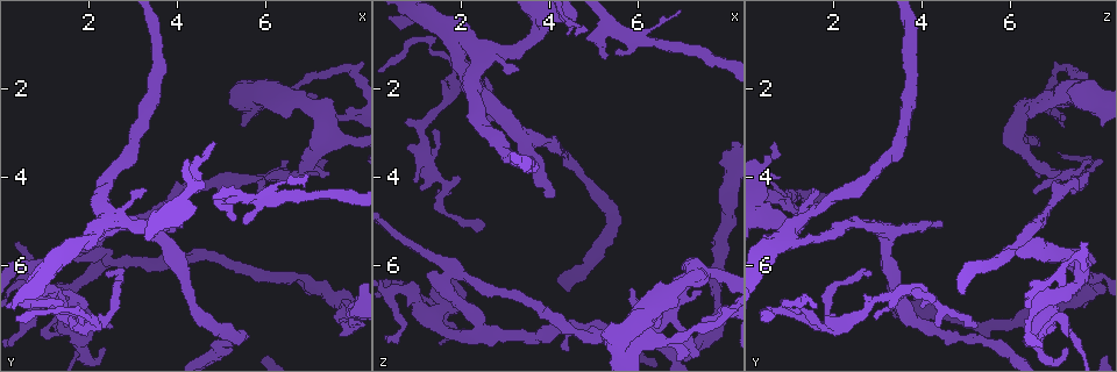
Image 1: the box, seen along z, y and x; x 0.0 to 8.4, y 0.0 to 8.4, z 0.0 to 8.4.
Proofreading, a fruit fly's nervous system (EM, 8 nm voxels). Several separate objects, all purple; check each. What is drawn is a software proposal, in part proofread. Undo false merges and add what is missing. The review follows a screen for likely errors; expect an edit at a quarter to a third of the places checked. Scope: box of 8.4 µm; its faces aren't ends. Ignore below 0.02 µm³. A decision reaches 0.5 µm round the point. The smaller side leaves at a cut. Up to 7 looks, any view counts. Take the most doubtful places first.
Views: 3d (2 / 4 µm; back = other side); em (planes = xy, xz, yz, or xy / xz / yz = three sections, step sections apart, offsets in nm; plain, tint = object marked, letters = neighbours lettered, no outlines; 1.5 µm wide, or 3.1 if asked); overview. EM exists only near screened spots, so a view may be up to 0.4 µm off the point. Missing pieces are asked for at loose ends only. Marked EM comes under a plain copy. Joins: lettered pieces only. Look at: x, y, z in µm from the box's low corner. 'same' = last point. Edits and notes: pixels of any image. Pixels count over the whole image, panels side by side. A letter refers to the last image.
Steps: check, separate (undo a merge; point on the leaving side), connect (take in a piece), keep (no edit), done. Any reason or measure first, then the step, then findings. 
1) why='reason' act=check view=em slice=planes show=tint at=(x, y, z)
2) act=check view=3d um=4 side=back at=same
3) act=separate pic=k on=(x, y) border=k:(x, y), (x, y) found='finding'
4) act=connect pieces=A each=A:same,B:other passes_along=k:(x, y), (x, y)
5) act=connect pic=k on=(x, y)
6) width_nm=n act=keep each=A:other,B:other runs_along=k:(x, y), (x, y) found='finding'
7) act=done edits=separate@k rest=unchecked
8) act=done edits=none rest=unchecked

why='an open end' act=check view=em slice=planes show=tint at=(4.10, 5.05, 4.45)

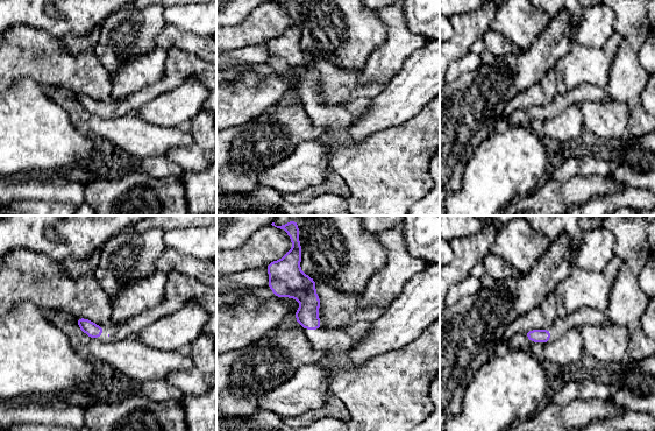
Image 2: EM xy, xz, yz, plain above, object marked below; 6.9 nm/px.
act=check view=em slice=planes show=letters at=same

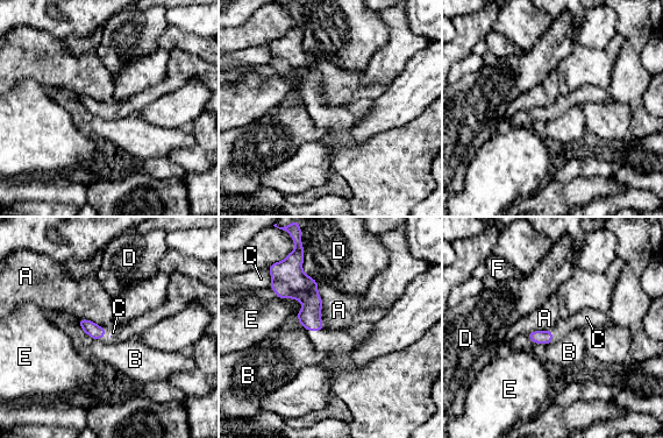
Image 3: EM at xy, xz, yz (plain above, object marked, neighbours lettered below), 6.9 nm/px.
longest_contact=A:300nm act=connect pieces=C each=A:other,B:other,C:same,D:other,E:other,F:other found='it goes on there'

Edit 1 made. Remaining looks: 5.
why='branch stops here' act=check view=3d um=2 at=(1.45, 7.20, 2.90)

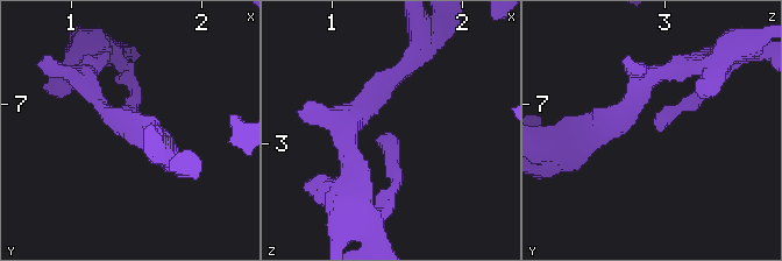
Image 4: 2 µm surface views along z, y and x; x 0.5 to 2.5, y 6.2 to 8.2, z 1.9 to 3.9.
act=check view=em slice=planes show=letters at=(1.42, 7.24, 2.94)

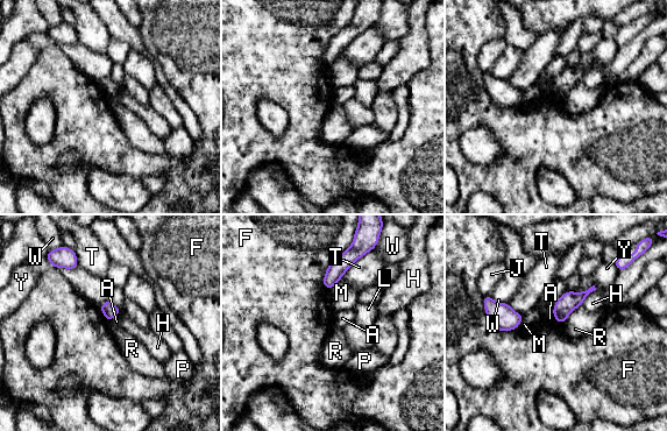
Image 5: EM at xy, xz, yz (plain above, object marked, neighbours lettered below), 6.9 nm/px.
act=keep each=A:other,F:other,H:other,J:other,L:other,M:other,P:other,R:other,T:other,W:other,Y:other border=5:(482, 298), (497, 330), (515, 330) found='none of them fits'

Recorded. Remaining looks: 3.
why='branch point' act=check view=em slice=planes show=tint at=(2.50, 5.85, 7.45)

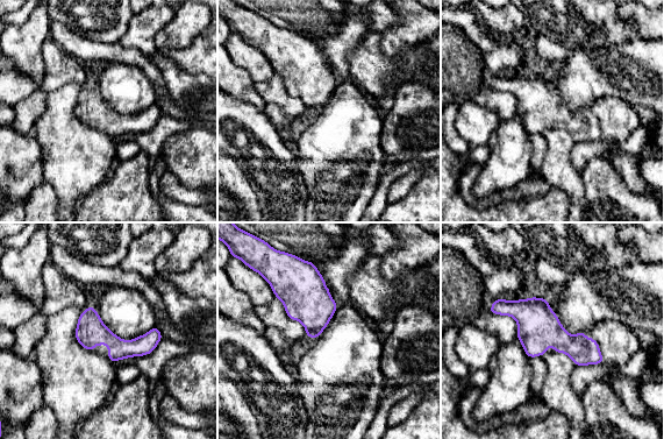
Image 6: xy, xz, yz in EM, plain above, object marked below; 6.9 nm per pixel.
why='see the neighbours' act=check view=em slice=planes show=letters at=same

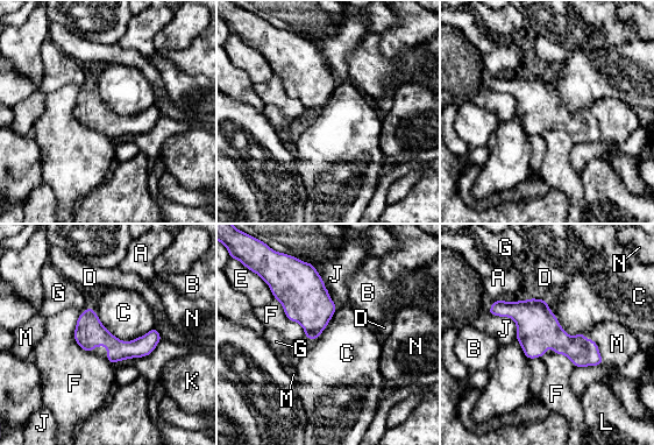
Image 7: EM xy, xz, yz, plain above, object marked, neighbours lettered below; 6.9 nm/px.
width_nm=200 act=keep each=A:other,B:other,C:other,D:other,E:other,F:other,G:other,J:other,K:other,L:other,M:other,N:other runs_along=7:(493, 310), (521, 311), (598, 361) found='all the same neuron'

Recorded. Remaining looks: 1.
act=done edits=connect@3 rest=unchecked

